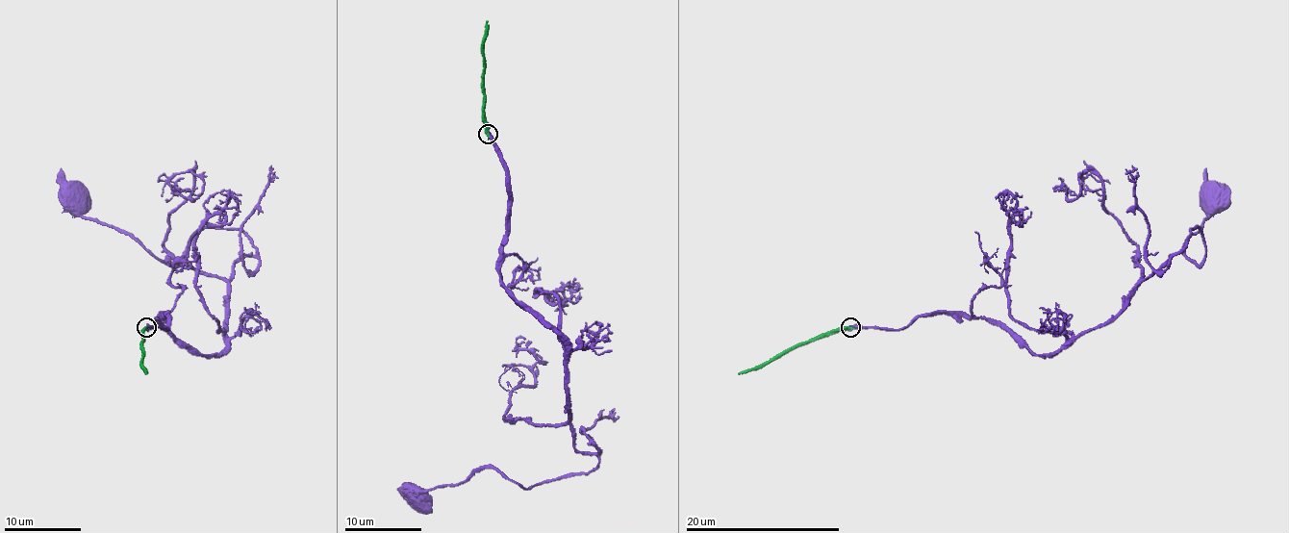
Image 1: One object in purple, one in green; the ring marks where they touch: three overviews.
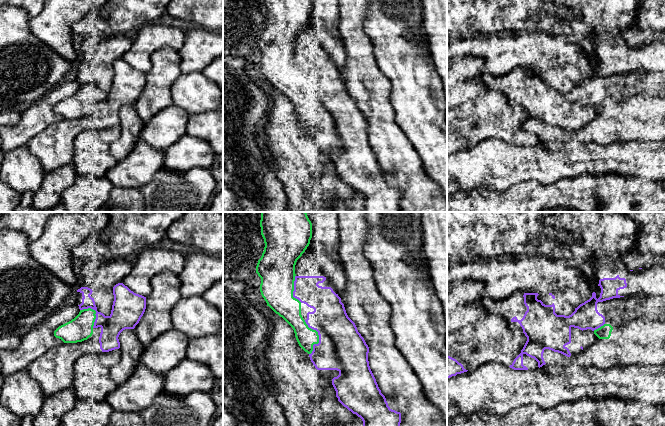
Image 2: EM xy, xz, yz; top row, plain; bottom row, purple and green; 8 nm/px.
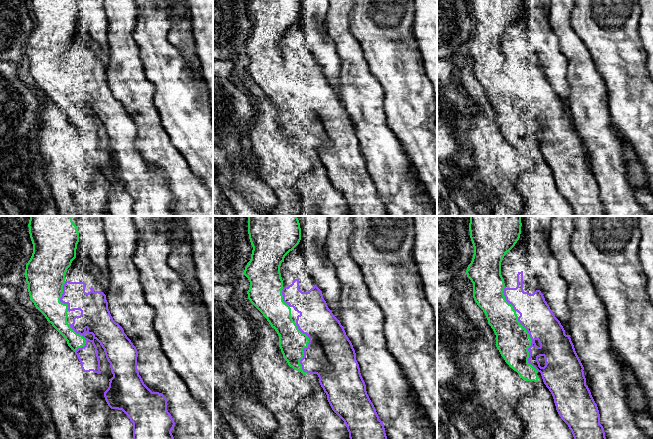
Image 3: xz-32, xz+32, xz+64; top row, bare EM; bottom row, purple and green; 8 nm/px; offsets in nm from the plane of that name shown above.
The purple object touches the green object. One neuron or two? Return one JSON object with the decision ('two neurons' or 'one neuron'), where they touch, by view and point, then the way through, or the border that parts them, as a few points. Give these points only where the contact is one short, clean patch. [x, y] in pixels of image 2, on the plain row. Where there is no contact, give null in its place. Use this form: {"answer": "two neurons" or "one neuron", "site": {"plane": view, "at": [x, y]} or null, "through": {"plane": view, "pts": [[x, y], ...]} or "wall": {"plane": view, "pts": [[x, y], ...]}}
{"answer": "one neuron", "site": {"plane": "xz", "at": [319, 113]}}

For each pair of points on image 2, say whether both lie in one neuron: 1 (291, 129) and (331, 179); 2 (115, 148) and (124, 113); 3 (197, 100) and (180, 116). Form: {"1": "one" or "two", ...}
{"1": "two", "2": "one", "3": "two"}

